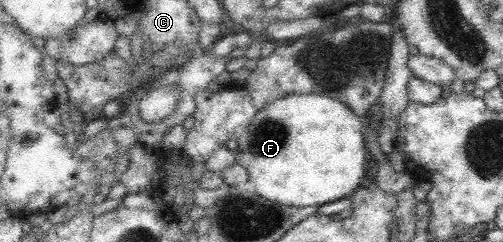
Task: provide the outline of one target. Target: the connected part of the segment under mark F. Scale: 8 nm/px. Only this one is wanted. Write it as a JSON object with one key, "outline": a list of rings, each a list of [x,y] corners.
{"outline":[[[292,93],[273,100],[255,114],[255,117],[249,122],[247,131],[238,138],[235,151],[236,161],[248,171],[249,187],[264,199],[282,202],[288,206],[322,206],[326,202],[334,202],[345,197],[354,198],[355,193],[360,188],[360,182],[365,177],[366,163],[370,160],[368,151],[364,147],[366,146],[365,133],[362,130],[364,130],[364,124],[362,124],[361,116],[356,116],[356,113],[352,112],[348,105],[338,102],[338,100],[332,100],[332,97],[320,96],[320,94],[316,96],[316,94],[297,95]]]}

